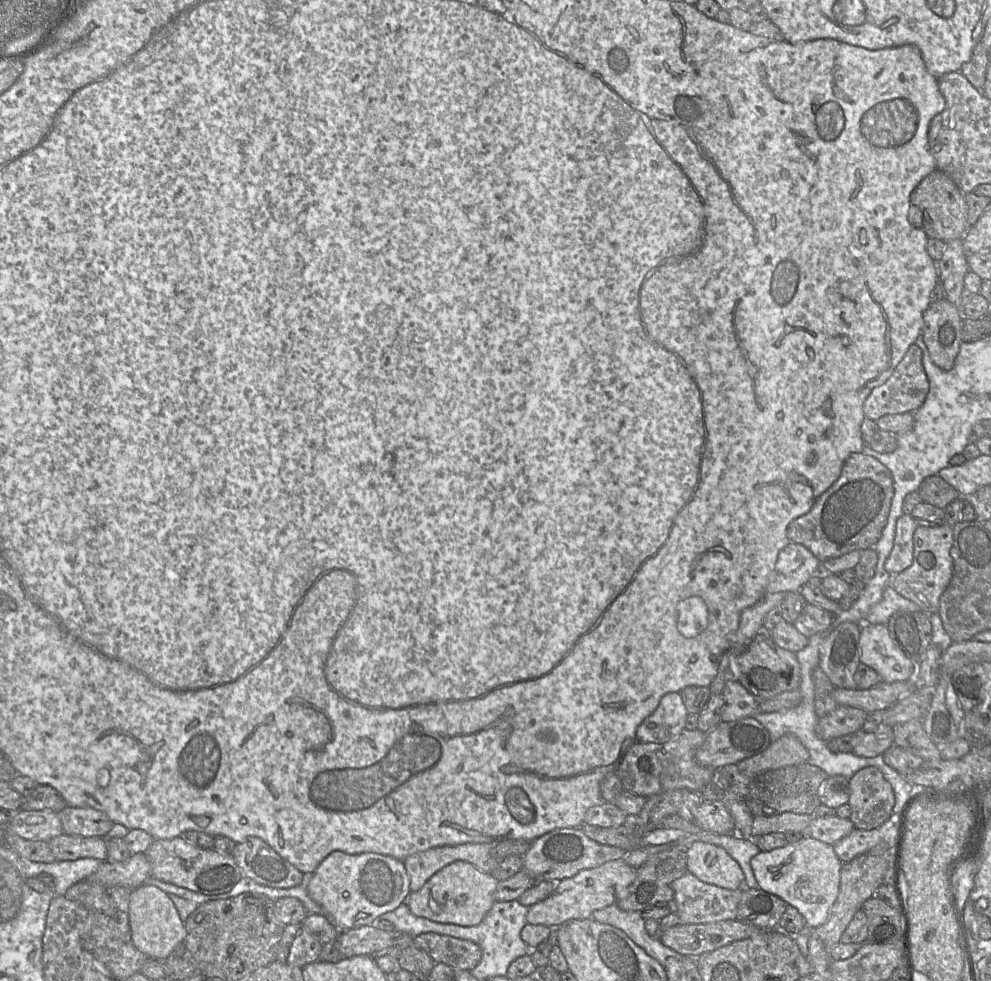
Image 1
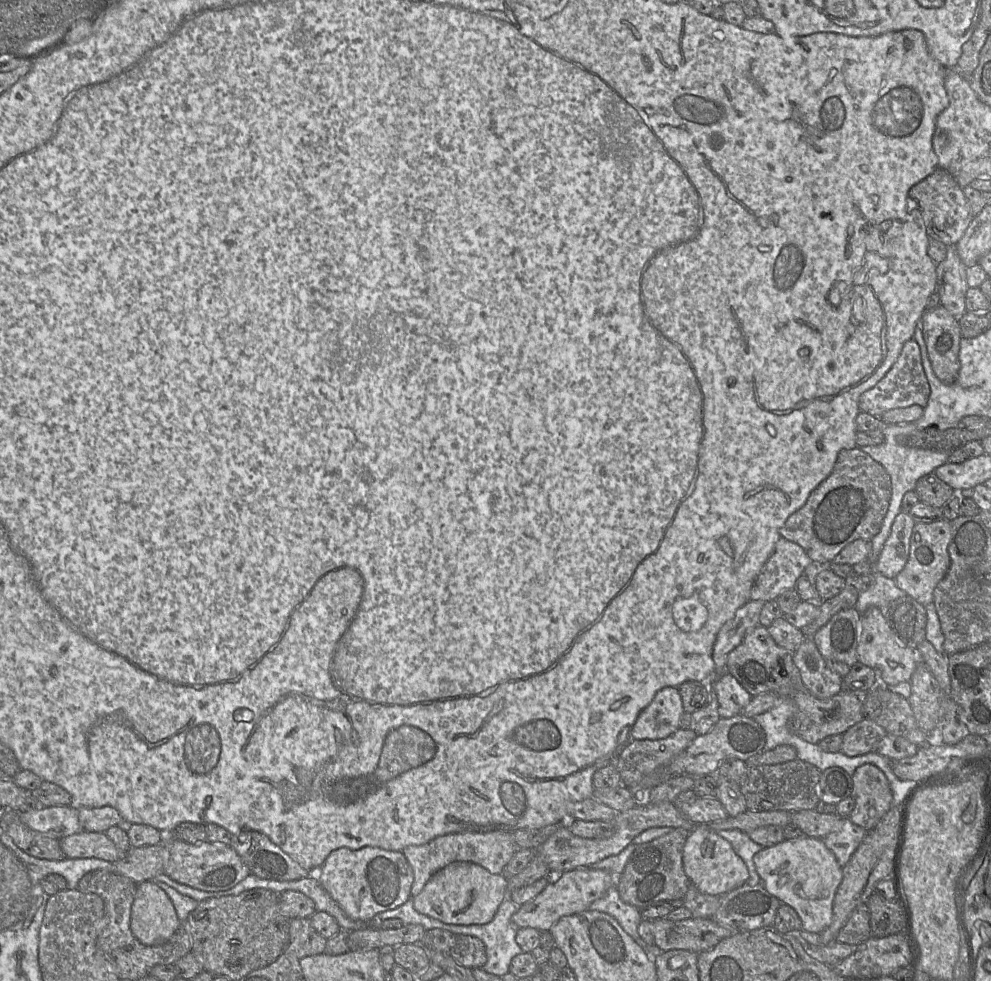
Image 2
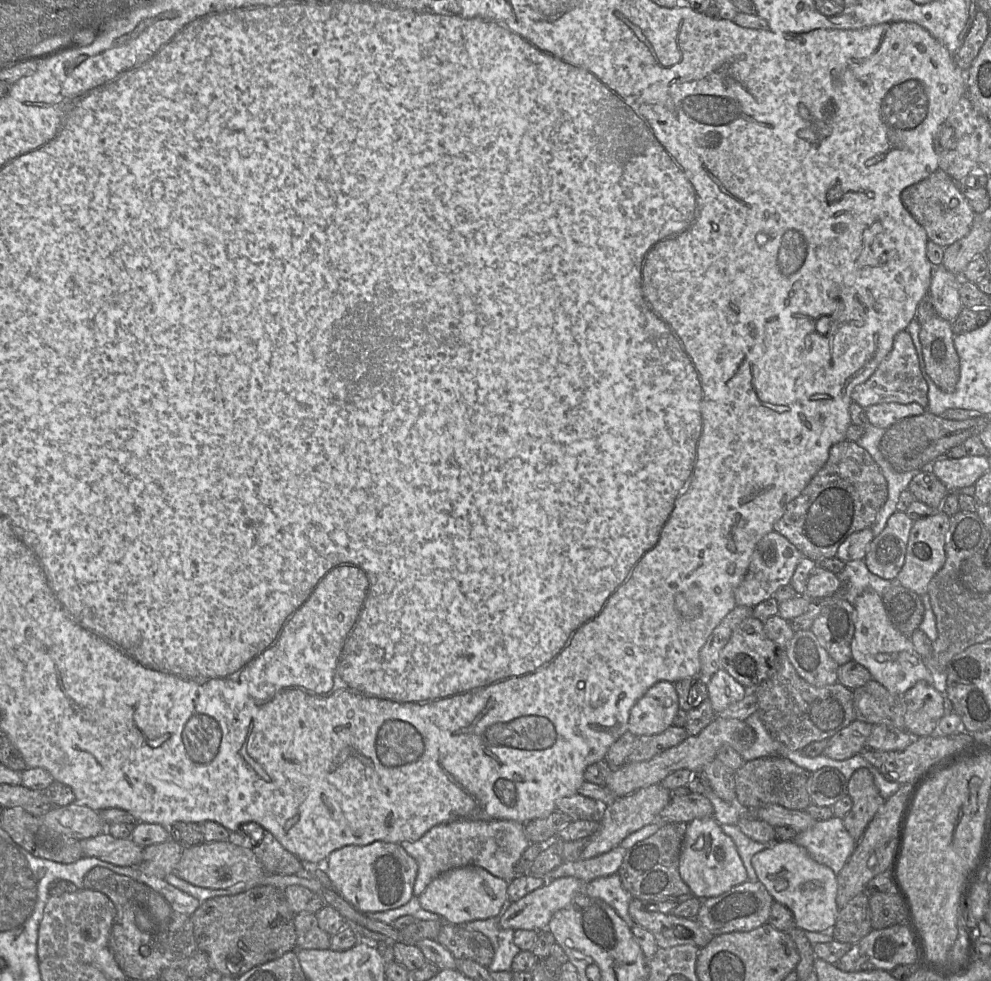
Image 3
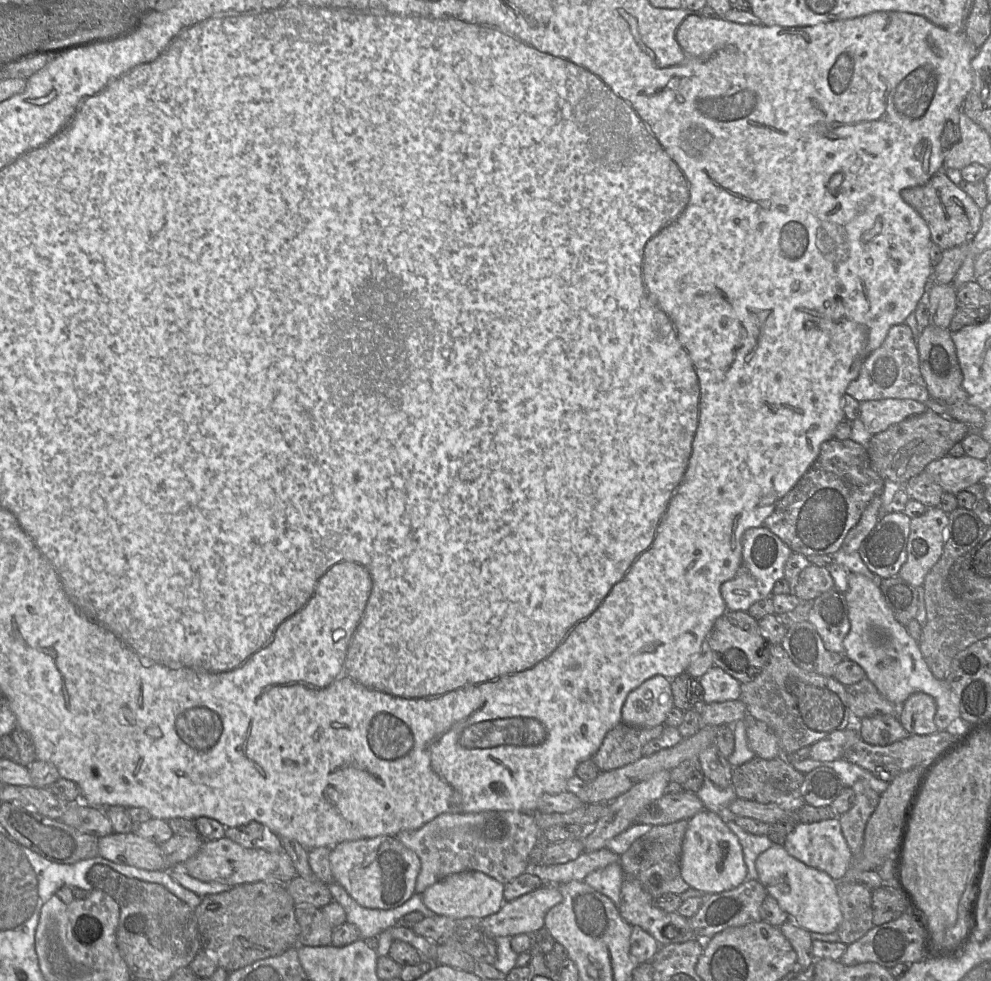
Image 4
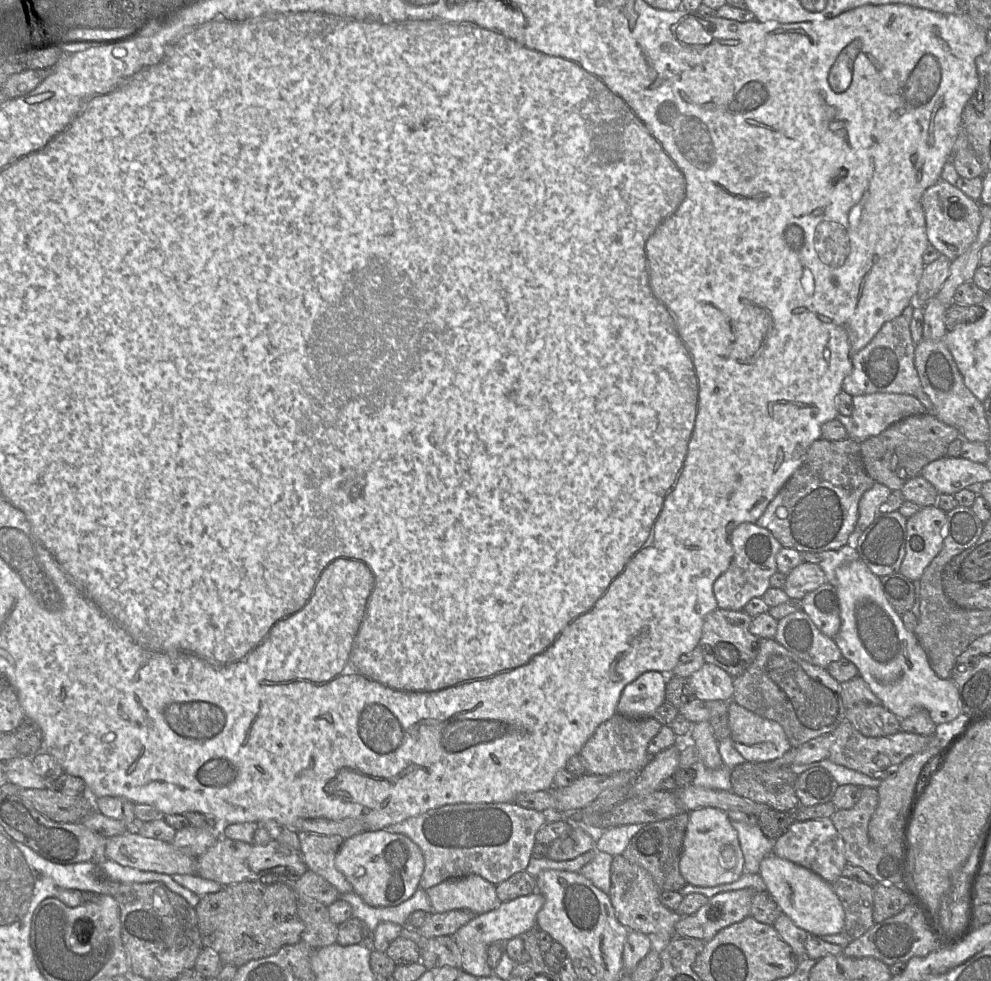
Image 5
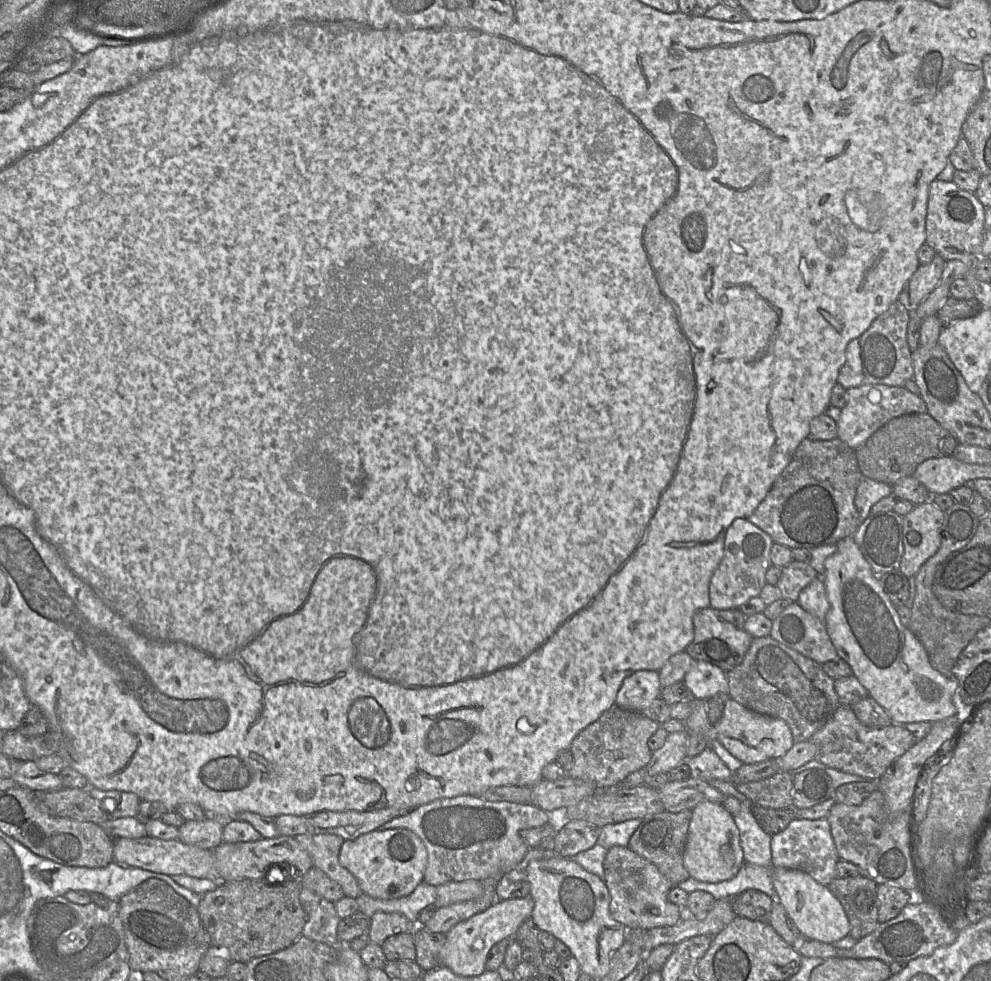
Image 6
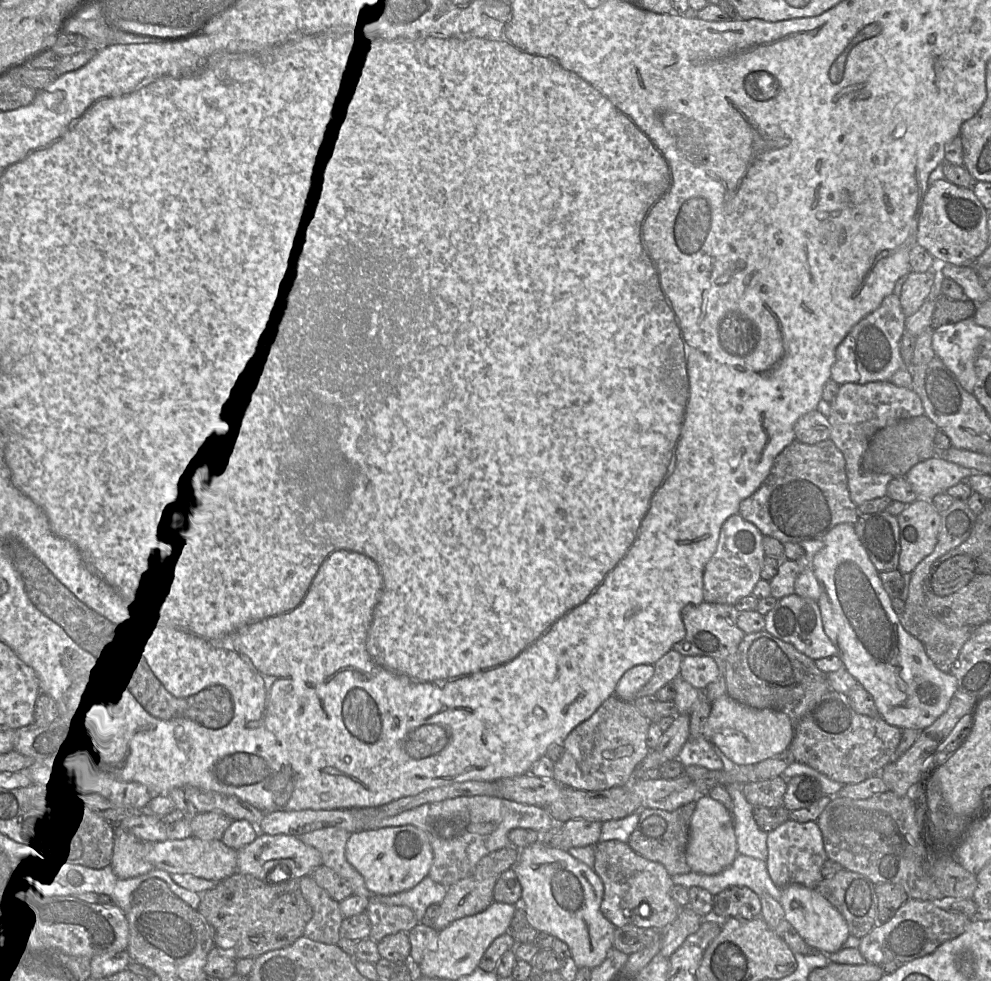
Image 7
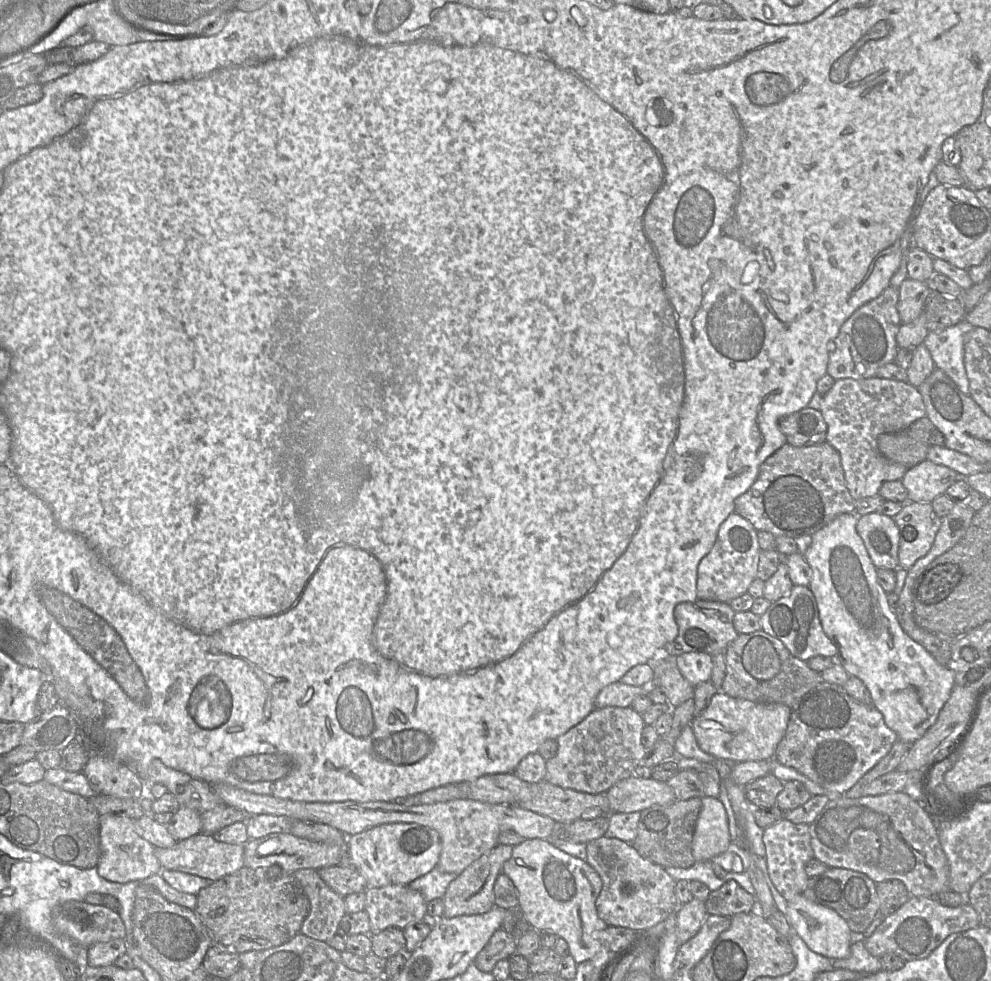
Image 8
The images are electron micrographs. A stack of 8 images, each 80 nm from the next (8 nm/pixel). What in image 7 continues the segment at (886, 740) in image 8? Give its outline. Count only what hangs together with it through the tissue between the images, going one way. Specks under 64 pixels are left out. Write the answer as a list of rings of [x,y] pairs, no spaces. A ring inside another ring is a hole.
[[[833,689],[827,692],[821,701],[808,712],[794,728],[794,735],[788,750],[795,762],[805,764],[844,785],[860,783],[880,771],[892,761],[902,736],[902,730],[888,724],[883,718],[859,714],[851,707],[847,694]]]

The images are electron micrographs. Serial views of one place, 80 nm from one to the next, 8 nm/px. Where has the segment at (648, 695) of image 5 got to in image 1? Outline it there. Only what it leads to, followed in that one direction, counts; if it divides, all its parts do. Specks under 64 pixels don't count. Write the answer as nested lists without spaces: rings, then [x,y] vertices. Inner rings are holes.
[[[680,692],[665,694],[655,711],[636,730],[637,742],[665,743],[684,729],[689,712]]]

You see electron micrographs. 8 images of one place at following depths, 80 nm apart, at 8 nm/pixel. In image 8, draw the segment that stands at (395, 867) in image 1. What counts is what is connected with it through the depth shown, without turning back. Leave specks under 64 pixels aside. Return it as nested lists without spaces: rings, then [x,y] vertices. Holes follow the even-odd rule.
[[[417,823],[381,824],[347,836],[347,841],[349,864],[365,878],[367,888],[408,885],[434,869],[441,853],[439,834]]]

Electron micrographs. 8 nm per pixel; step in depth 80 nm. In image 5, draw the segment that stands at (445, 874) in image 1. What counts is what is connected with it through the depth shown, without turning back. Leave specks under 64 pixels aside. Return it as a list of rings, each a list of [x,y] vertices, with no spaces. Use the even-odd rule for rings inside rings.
[[[479,875],[447,879],[426,890],[433,912],[469,910],[475,915],[489,912],[500,903],[496,885]]]

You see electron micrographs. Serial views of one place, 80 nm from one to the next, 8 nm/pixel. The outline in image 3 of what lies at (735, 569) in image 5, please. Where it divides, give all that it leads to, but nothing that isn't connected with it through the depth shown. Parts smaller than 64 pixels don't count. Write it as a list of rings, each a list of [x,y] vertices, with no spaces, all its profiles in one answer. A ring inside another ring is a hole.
[[[776,531],[766,534],[752,549],[744,577],[735,590],[737,606],[755,607],[773,597],[774,593],[792,579],[795,569],[805,557],[789,540]]]

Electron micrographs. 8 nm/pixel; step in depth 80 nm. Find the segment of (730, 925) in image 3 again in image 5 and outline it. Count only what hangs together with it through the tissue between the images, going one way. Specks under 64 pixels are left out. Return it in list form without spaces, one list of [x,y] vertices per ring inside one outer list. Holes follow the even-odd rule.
[[[743,888],[716,894],[696,913],[682,916],[675,926],[675,937],[711,939],[725,927],[750,916],[755,892],[751,888]]]

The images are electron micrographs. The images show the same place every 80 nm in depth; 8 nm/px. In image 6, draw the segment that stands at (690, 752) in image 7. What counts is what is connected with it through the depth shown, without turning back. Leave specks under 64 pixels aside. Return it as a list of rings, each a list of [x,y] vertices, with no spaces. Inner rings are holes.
[[[710,745],[696,756],[686,756],[684,763],[690,767],[693,778],[706,782],[714,779],[730,781],[733,773]]]

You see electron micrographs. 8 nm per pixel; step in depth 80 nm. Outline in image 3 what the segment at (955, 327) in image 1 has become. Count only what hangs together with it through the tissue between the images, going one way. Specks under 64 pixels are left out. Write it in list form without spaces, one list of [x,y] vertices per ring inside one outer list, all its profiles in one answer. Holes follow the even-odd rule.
[[[935,314],[920,326],[925,371],[940,390],[948,393],[955,390],[960,377],[954,337],[951,323]]]

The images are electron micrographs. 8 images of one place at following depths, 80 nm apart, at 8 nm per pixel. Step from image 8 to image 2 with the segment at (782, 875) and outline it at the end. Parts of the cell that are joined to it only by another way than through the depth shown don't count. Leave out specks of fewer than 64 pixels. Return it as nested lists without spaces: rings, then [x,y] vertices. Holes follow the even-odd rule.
[[[849,818],[842,819],[843,825],[840,830],[831,832],[821,839],[835,855],[839,865],[844,867],[861,844],[868,831],[852,823]]]

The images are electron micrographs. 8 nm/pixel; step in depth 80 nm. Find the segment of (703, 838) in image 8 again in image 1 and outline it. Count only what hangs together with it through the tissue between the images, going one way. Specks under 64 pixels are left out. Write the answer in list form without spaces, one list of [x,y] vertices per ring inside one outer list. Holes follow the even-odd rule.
[[[697,841],[687,849],[686,871],[721,888],[745,888],[745,876],[739,863],[724,848],[711,843]]]

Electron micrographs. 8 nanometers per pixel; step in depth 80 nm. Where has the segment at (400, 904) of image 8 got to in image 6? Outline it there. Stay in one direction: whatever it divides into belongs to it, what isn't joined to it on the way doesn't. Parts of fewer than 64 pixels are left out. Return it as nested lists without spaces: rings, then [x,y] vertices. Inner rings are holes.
[[[378,911],[370,917],[368,939],[381,946],[389,936],[411,932],[415,925],[401,913]]]

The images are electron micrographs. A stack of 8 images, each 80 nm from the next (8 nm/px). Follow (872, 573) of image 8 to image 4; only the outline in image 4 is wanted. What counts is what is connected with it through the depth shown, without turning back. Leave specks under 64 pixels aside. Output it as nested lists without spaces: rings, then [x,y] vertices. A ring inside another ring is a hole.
[[[852,573],[844,594],[848,605],[850,630],[843,644],[844,658],[858,663],[879,692],[895,704],[903,704],[909,696],[924,692],[936,702],[935,724],[938,731],[946,731],[952,721],[961,717],[956,699],[946,680],[937,679],[922,656],[919,643],[899,623],[887,605],[880,587],[868,577]]]

